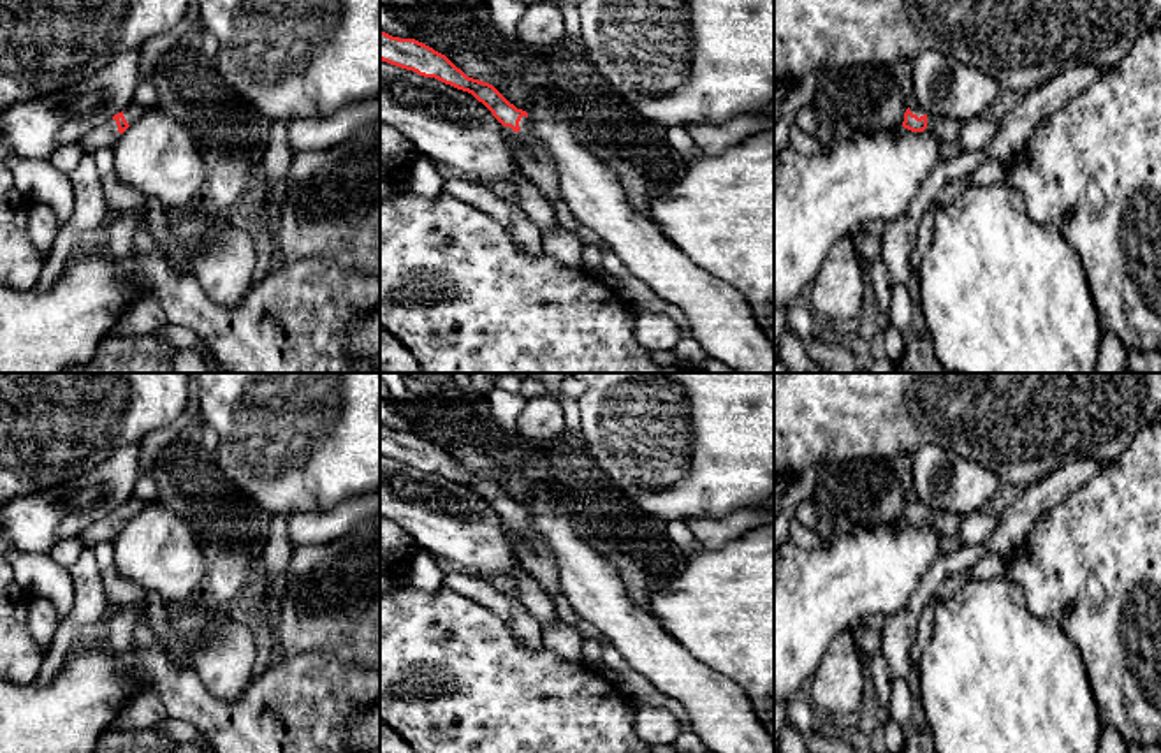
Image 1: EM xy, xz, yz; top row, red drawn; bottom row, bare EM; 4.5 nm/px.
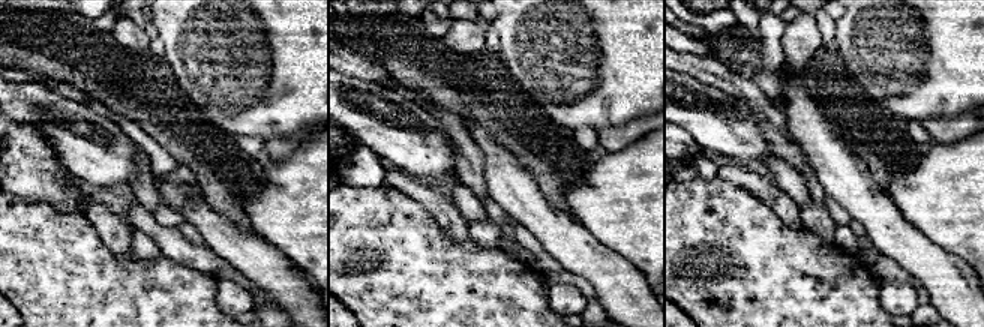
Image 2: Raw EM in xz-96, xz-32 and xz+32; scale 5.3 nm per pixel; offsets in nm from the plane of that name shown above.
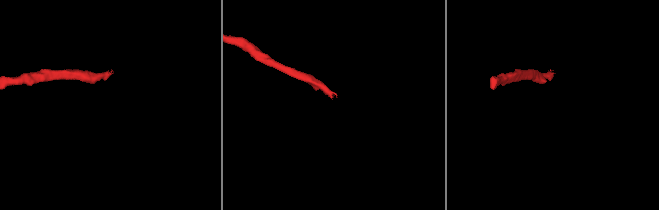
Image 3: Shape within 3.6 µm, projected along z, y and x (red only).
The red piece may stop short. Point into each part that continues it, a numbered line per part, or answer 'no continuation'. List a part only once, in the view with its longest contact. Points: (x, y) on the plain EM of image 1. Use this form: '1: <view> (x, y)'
1: yz (947, 523)

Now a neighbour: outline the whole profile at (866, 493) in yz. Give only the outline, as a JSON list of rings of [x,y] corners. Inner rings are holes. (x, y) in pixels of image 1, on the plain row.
[[[888,461],[827,464],[818,475],[816,493],[834,514],[860,526],[902,521],[911,498]]]

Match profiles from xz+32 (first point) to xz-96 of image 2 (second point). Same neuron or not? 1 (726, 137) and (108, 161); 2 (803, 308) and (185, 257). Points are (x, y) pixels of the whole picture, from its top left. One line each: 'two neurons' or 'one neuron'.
1: one neuron
2: two neurons

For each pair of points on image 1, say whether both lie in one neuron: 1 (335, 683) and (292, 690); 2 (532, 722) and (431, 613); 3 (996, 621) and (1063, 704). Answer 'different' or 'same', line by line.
1: same
2: same
3: same

